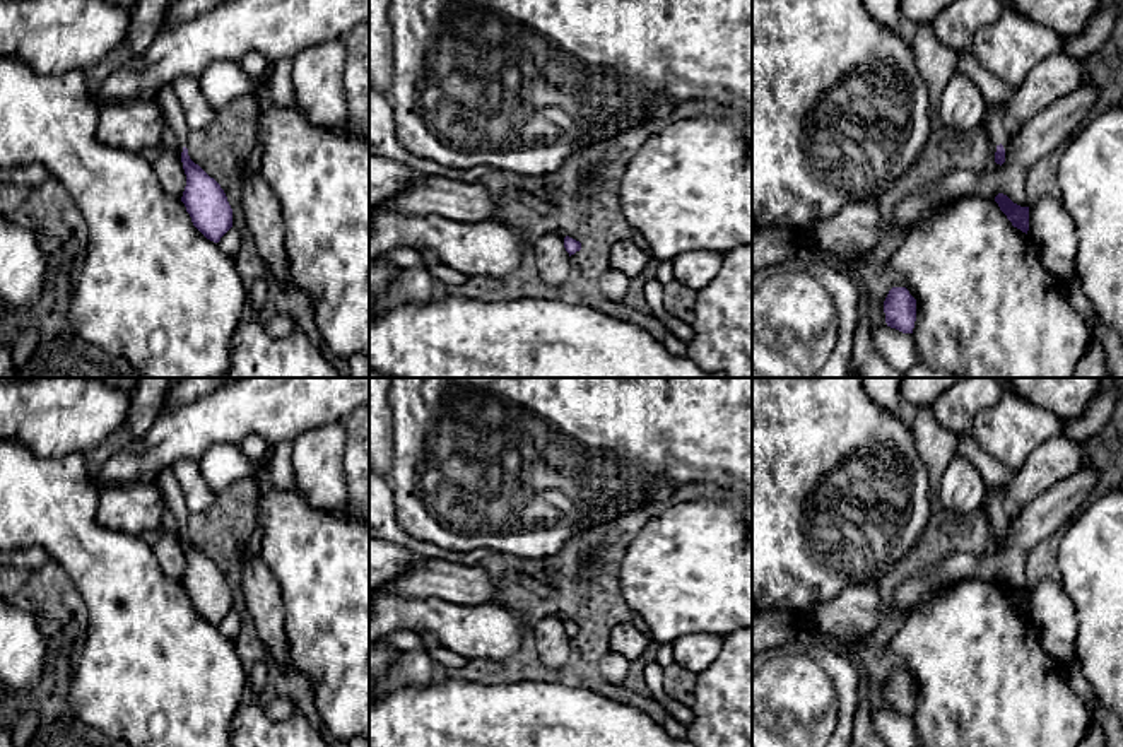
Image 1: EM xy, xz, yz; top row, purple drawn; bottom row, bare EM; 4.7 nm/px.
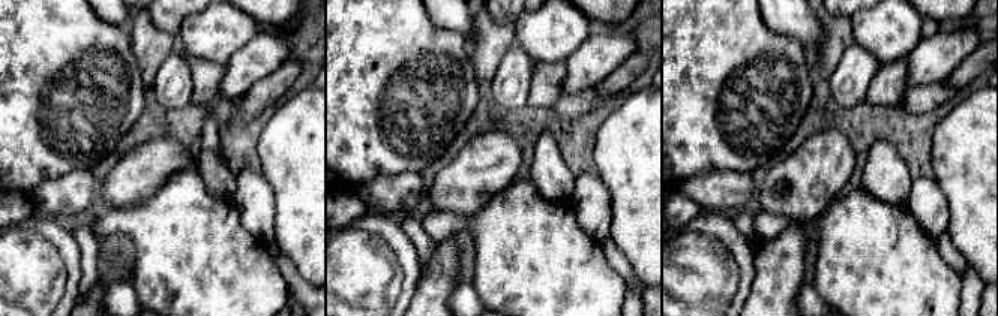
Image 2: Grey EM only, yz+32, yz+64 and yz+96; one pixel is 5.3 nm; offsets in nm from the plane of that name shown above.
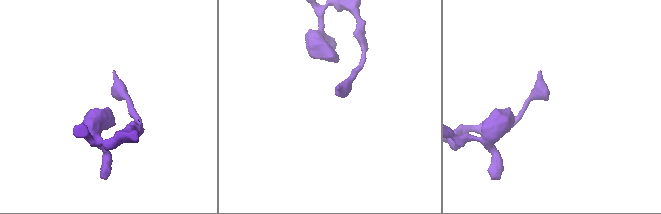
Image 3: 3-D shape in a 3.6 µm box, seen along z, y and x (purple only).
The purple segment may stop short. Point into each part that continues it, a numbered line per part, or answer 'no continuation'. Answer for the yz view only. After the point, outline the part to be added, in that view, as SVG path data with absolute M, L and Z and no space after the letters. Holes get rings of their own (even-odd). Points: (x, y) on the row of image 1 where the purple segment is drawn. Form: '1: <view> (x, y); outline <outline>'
1: yz (997, 125); outline M997 106L986 111L983 126L986 128L995 145L1007 142L1012 133L1012 126L1005 118L1005 113Z

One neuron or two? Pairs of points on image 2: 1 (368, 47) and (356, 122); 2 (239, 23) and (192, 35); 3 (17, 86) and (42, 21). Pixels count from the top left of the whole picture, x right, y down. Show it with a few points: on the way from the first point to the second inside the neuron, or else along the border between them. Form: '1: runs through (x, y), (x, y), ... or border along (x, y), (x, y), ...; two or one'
1: runs through (356, 65), (356, 104); one
2: runs through (227, 29), (221, 29), (215, 35), (204, 35); one
3: runs through (17, 69), (17, 47), (26, 38); one

